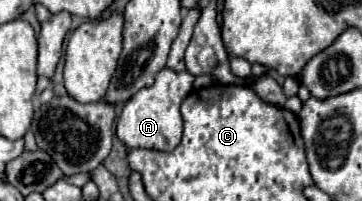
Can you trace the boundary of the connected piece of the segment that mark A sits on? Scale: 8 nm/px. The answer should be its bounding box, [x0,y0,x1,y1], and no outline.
[117,68,193,150]

